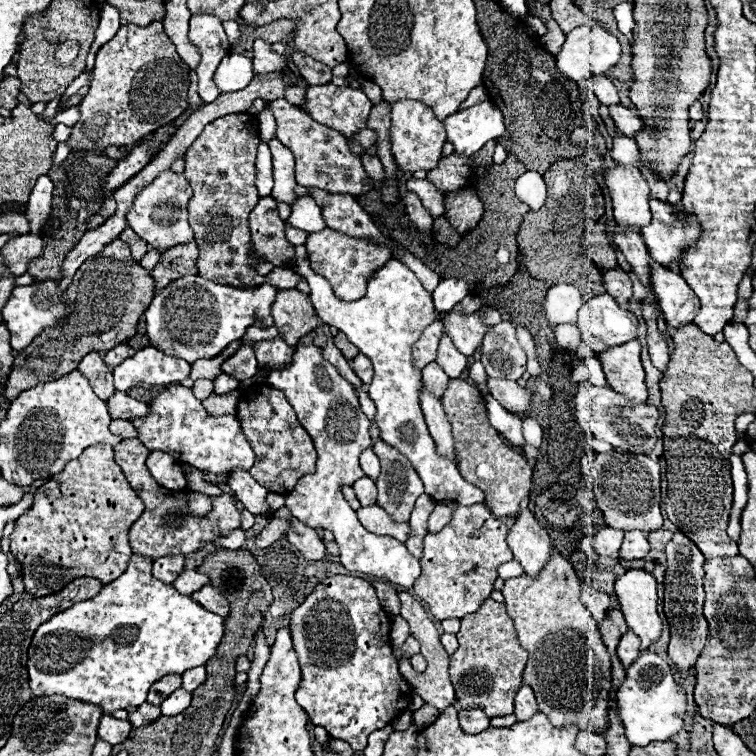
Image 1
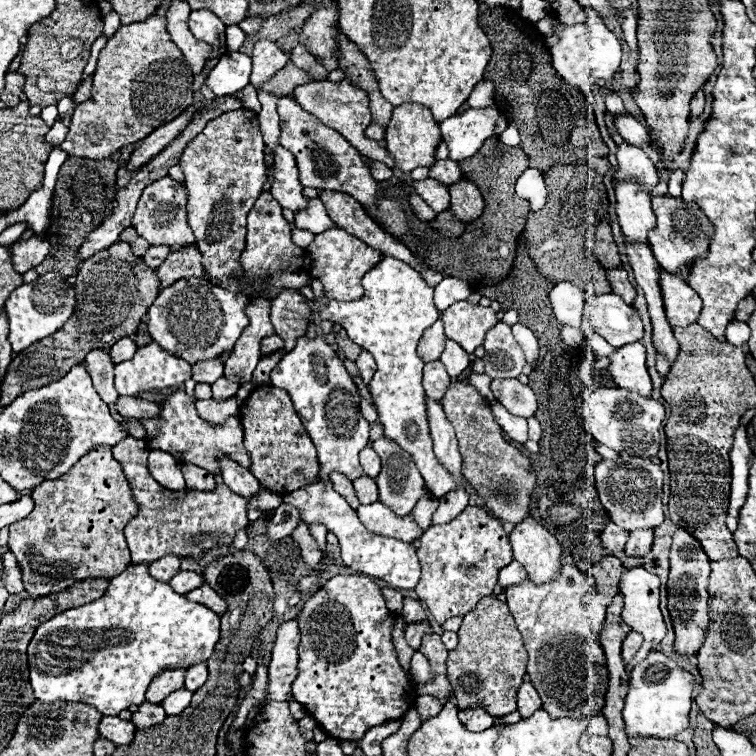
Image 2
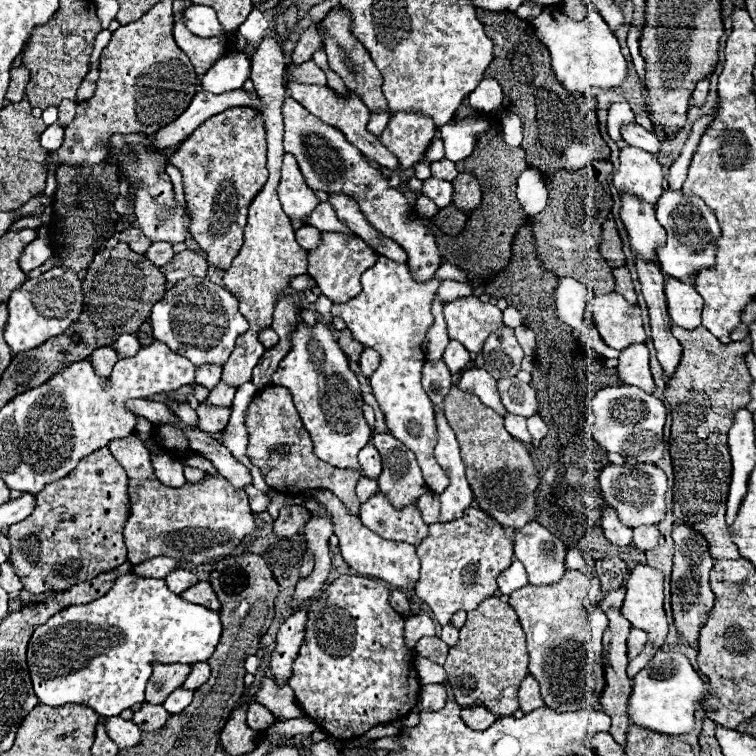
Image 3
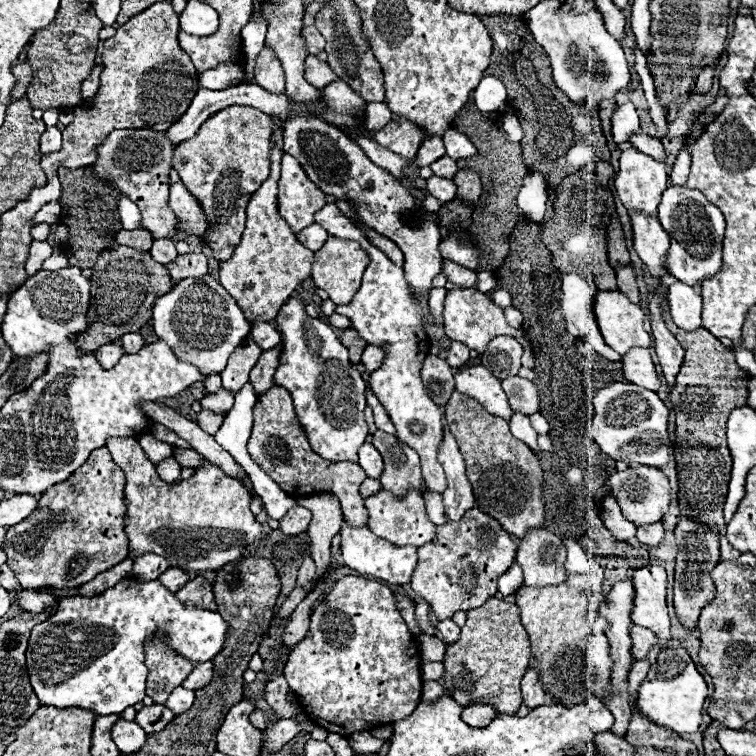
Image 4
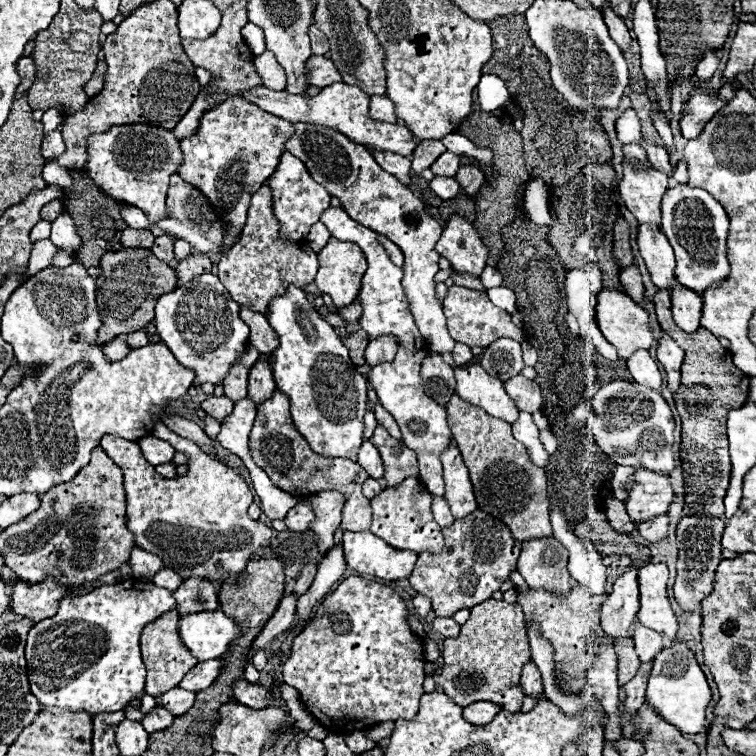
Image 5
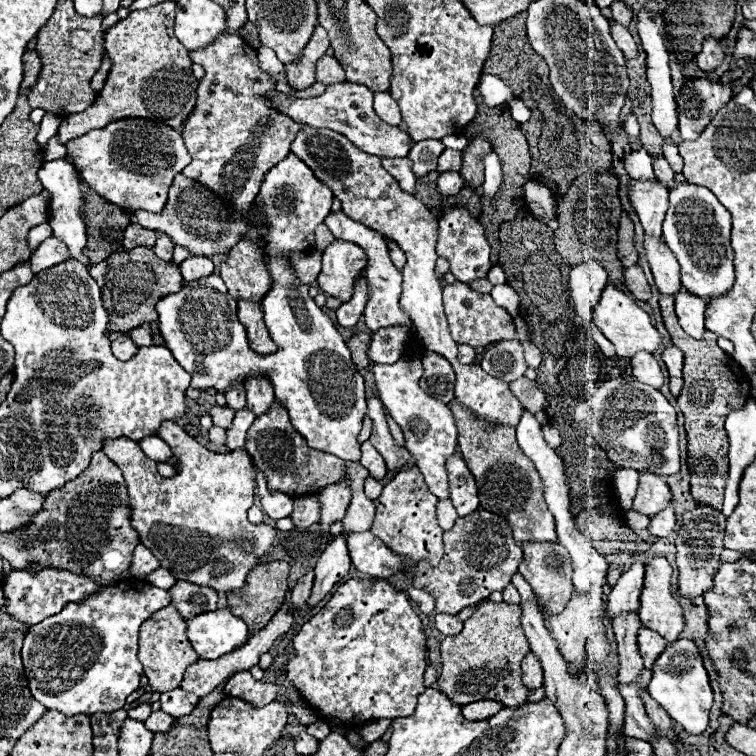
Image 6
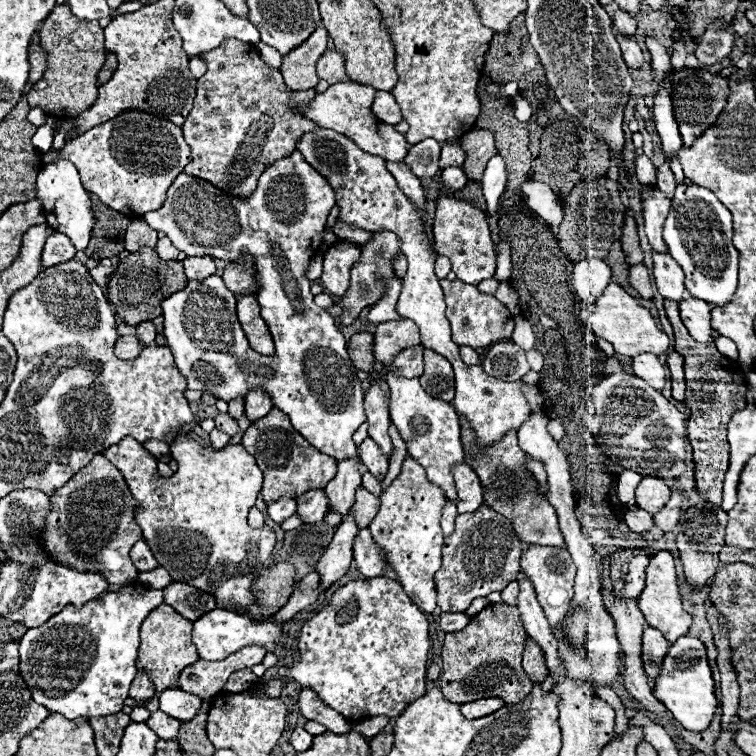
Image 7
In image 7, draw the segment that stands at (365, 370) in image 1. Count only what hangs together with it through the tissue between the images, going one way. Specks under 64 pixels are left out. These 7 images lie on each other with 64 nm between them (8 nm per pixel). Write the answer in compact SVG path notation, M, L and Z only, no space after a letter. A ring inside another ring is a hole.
M402 318L378 324L374 334L374 356L378 362L388 364L402 348L410 348L416 344L420 344L420 332L412 320Z

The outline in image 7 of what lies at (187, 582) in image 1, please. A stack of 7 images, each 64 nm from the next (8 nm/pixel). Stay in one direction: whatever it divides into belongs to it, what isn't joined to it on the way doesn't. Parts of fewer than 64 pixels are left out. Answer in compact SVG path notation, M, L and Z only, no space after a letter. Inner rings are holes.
M158 566L158 568L150 570L150 572L140 572L140 574L138 574L138 582L140 582L140 584L146 584L148 588L164 590L164 588L172 582L172 578L170 578L170 574L168 574L162 566Z

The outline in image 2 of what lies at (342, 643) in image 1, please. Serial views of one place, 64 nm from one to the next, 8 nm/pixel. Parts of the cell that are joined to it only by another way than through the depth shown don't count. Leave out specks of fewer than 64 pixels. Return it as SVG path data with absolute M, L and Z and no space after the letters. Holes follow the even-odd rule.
M338 574L330 578L298 614L302 640L298 646L298 676L292 682L292 696L304 706L318 726L322 726L336 740L358 742L370 728L388 720L402 718L416 702L414 682L402 670L392 642L396 614L386 608L382 588L366 576Z

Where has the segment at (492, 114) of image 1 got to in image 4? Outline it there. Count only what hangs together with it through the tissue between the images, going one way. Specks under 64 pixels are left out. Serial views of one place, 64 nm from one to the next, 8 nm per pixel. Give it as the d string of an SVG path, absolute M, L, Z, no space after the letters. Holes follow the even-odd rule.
M452 128L446 130L442 140L446 144L446 154L454 160L476 156L476 146L470 142L468 136L464 136L458 130L452 130Z

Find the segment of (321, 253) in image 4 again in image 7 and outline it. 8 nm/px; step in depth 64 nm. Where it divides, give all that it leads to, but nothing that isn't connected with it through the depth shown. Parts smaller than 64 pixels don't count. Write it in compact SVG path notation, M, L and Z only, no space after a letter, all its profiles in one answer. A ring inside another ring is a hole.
M336 242L326 254L324 254L324 272L320 276L322 286L336 296L344 296L348 282L350 282L350 270L354 262L360 260L360 248L348 242Z

